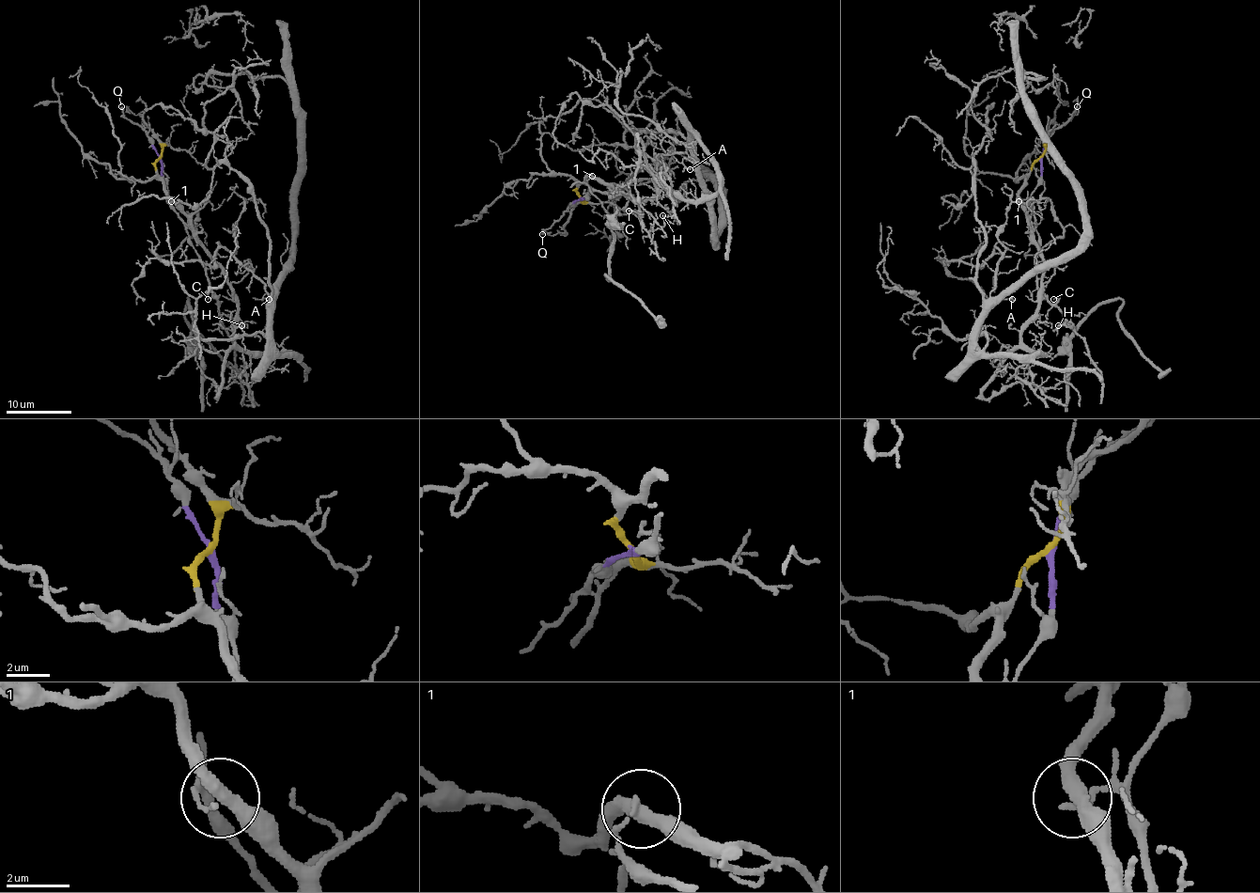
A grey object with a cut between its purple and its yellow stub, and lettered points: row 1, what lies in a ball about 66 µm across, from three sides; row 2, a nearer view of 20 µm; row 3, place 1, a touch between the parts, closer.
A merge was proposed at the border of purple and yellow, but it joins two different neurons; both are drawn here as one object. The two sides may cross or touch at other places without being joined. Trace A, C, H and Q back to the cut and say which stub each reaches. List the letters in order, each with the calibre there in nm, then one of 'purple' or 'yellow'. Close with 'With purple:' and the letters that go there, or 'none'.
A: calibre 130 nm; yellow
C: calibre 90 nm; purple
H: calibre 110 nm; purple
Q: calibre 240 nm; purple
With purple: C, H, Q

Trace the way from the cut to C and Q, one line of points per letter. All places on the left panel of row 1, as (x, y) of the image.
C: (160, 159), (162, 180), (170, 197), (170, 206), (188, 233), (217, 304), (215, 299), (207, 299)
Q: (160, 159), (153, 140), (144, 129), (124, 116), (120, 106)

